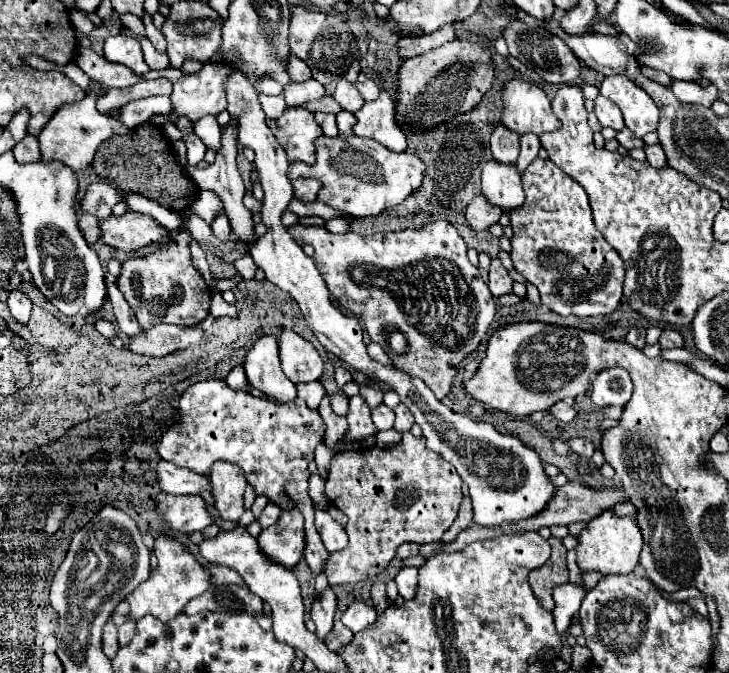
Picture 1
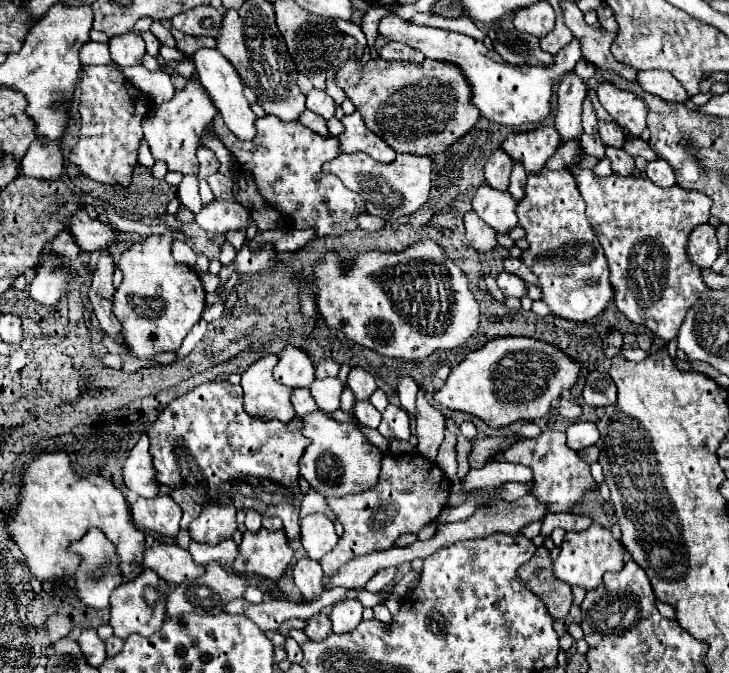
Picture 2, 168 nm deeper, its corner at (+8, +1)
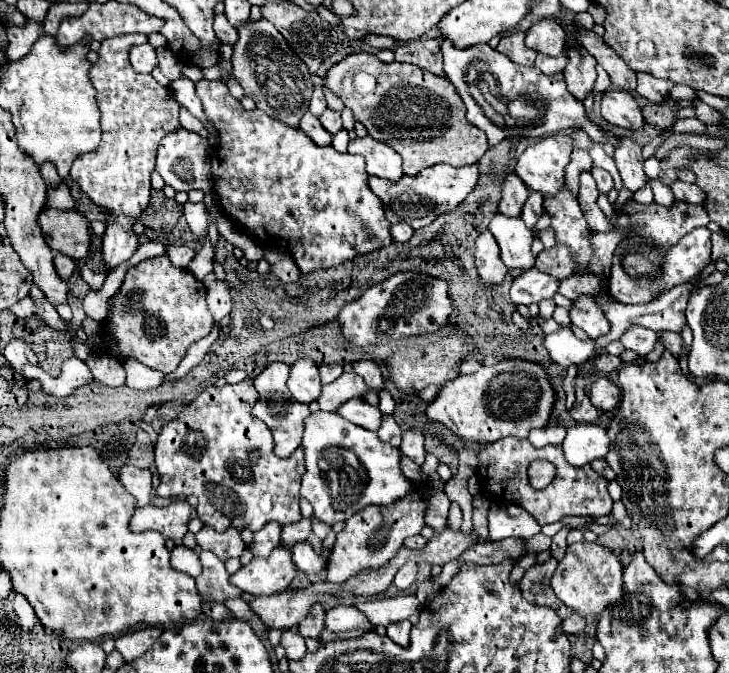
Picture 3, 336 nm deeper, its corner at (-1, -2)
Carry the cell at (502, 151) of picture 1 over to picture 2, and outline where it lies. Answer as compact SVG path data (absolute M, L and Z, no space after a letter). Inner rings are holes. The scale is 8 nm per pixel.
M494 150L486 162L486 184L490 188L498 188L500 192L508 190L510 172L512 172L512 158L506 156L504 150Z

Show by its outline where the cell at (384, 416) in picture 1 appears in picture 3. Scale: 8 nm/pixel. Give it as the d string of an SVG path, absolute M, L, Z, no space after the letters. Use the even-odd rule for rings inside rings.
M363 397L349 399L345 405L339 407L337 413L341 413L351 423L357 423L369 431L377 431L381 425L381 419L383 419L383 413L379 411L379 407L369 405Z

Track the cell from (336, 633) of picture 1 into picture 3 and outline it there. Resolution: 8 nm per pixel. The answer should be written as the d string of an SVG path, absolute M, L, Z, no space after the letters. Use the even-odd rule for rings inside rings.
M315 605L309 615L299 623L297 631L303 637L311 637L311 639L321 639L321 633L325 631L325 609L321 605Z

